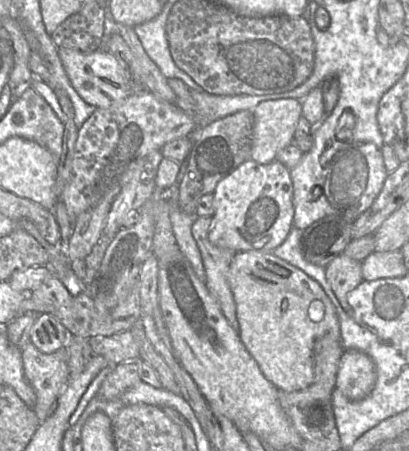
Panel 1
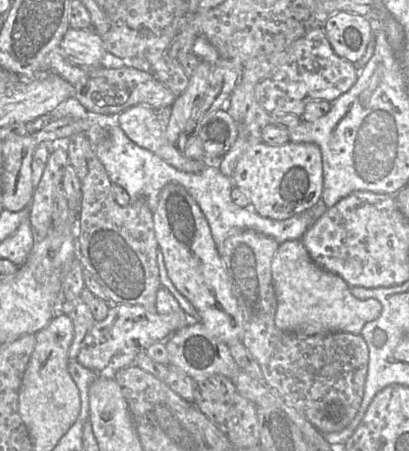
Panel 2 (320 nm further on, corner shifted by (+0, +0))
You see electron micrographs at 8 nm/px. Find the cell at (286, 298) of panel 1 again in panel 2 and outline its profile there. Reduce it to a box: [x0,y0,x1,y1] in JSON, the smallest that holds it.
[271,240,381,336]

